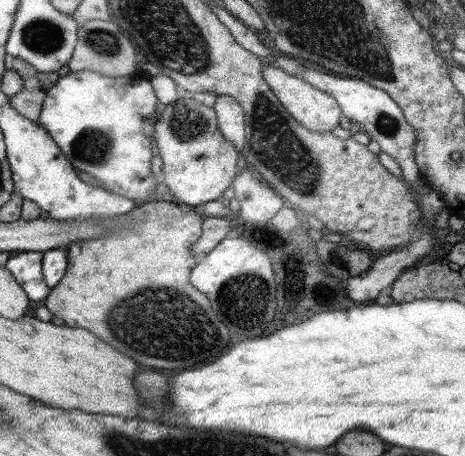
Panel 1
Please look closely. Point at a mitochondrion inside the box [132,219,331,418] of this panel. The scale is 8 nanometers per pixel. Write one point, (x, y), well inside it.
(233, 299)

